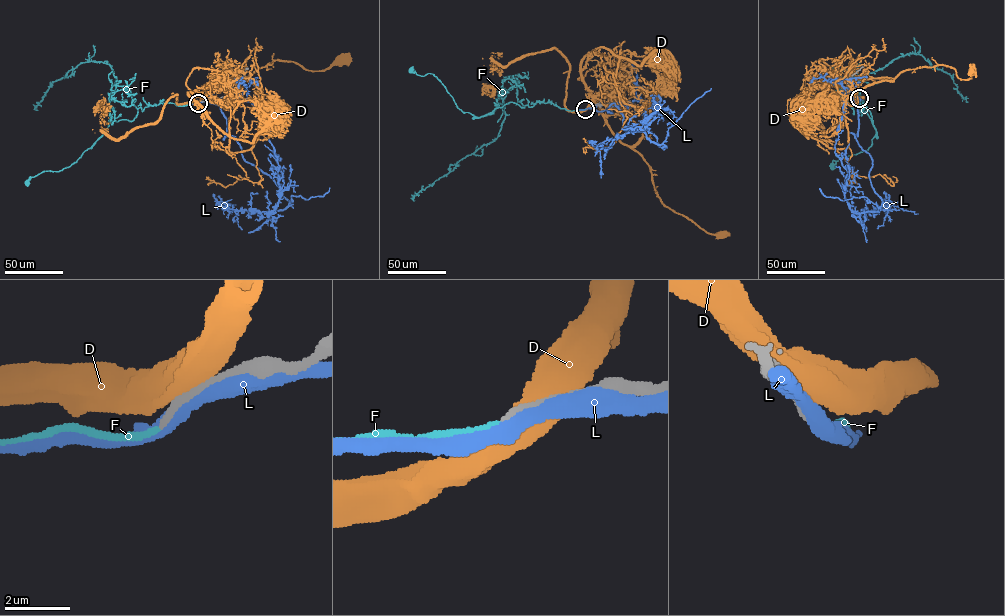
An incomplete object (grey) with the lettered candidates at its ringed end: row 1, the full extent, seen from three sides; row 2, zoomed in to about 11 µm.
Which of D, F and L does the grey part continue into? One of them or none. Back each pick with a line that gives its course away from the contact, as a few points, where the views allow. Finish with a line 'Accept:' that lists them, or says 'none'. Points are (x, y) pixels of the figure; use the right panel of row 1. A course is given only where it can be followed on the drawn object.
F: via (859, 98), (864, 106), (859, 112), (866, 111), (875, 130), (872, 145), (855, 154), (835, 155), (833, 165)
Accept: F

